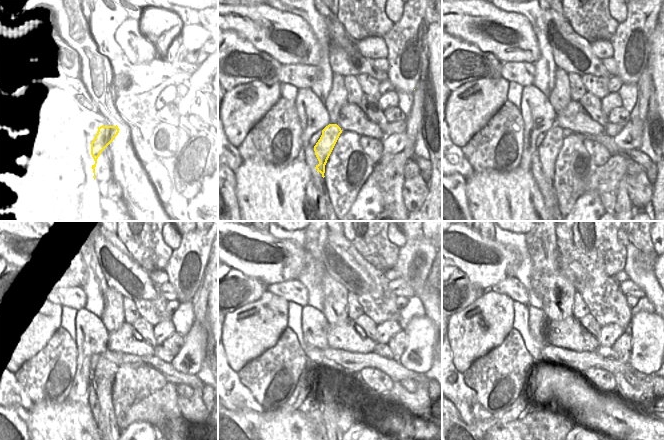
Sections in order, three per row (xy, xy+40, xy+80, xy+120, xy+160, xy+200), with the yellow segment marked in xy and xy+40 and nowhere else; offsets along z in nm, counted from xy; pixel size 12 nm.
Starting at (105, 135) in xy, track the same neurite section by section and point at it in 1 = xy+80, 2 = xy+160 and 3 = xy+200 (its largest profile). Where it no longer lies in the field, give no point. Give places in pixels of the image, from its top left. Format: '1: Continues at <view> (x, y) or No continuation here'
1: Continues at xy+80 (549, 149)
2: Continues at xy+160 (330, 409)
3: Continues at xy+200 (550, 412)

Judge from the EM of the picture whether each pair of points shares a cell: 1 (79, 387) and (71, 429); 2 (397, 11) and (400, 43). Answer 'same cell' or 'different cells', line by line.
1: different cells
2: different cells

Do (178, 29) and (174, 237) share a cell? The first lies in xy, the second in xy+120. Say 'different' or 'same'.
different

